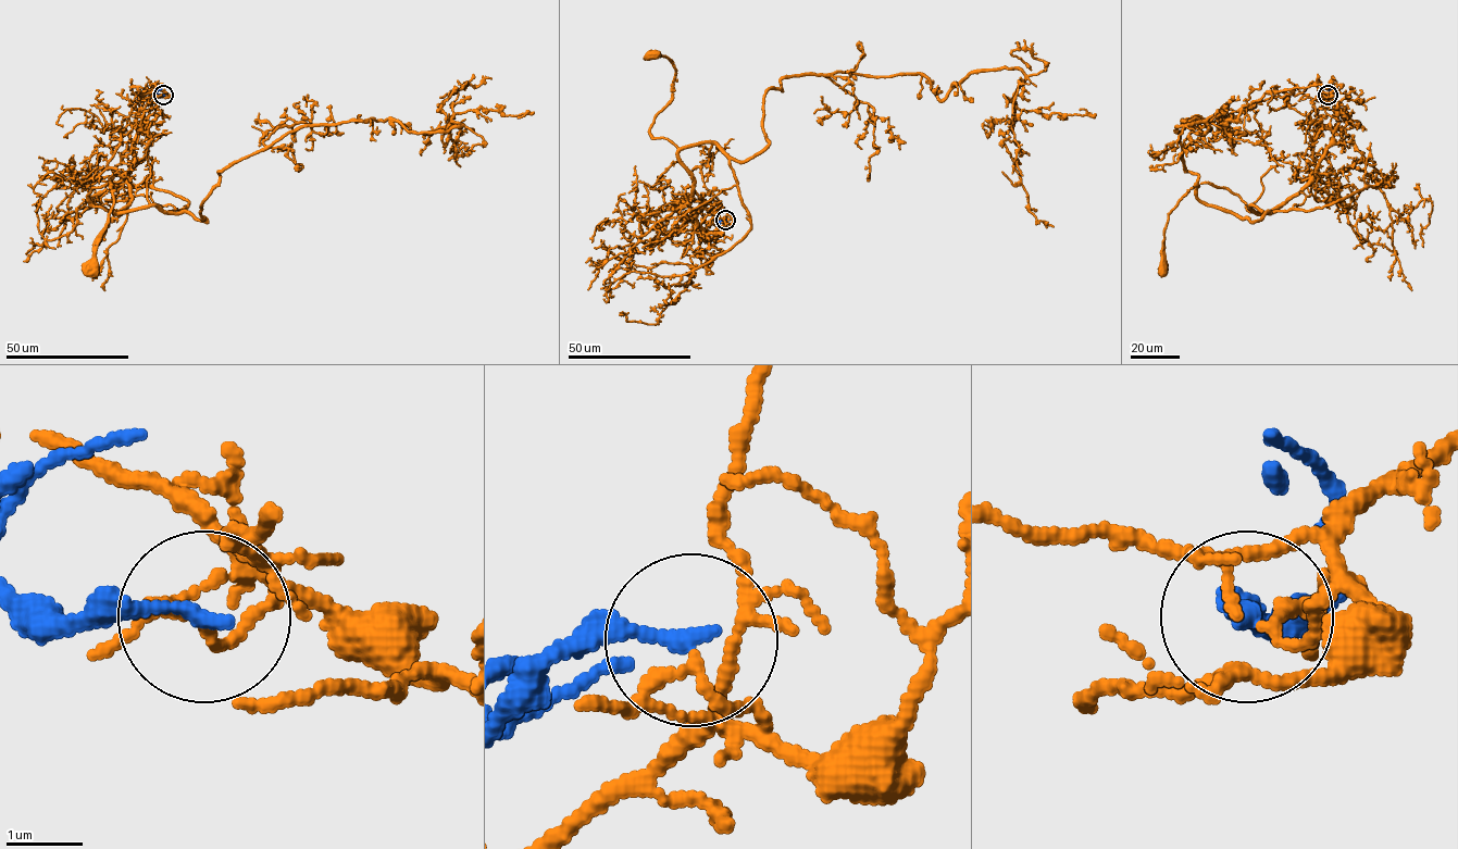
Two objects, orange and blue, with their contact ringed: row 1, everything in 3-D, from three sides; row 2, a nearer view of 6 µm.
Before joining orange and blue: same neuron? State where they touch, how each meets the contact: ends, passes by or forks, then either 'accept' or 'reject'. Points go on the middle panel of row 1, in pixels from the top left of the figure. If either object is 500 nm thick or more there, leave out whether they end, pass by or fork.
(725, 220) | orange forks | blue ends | reject

